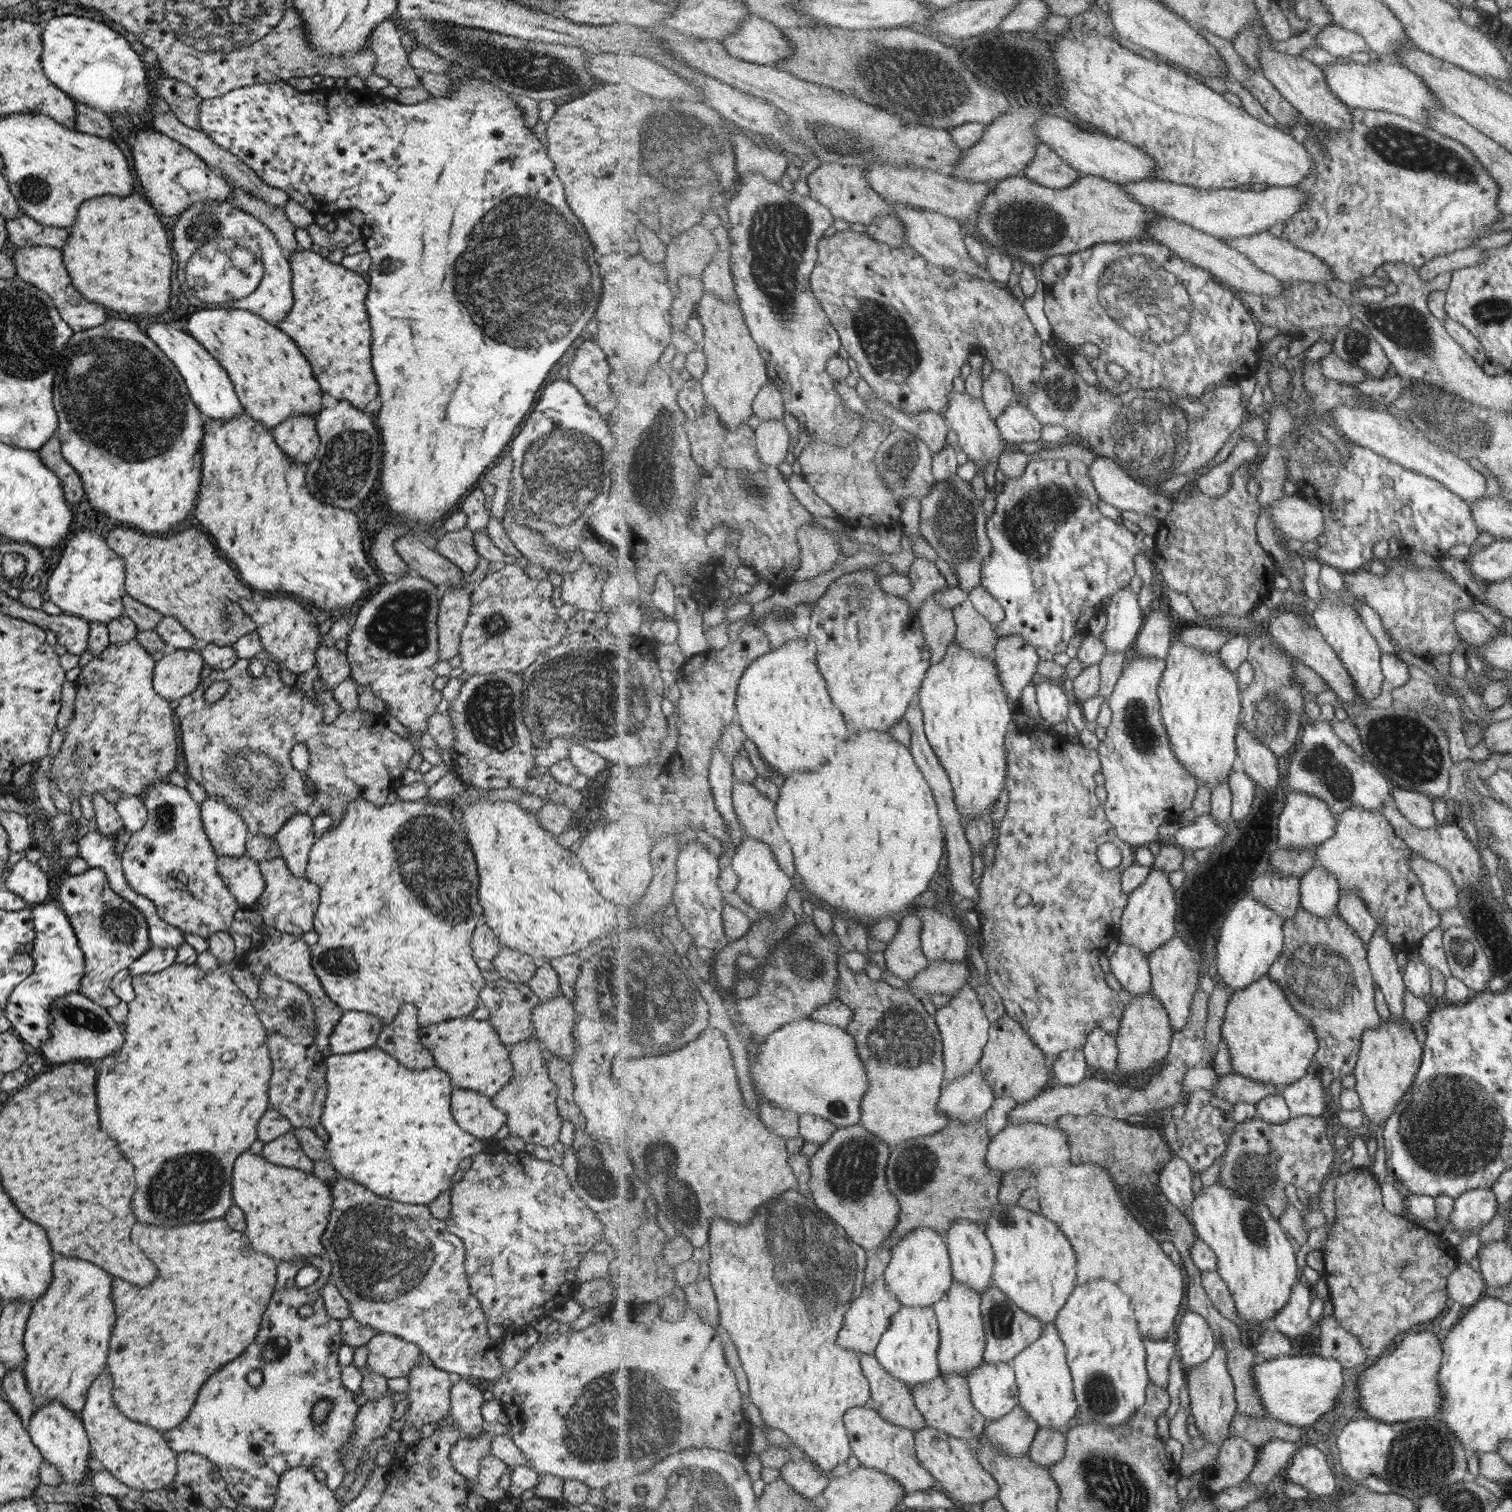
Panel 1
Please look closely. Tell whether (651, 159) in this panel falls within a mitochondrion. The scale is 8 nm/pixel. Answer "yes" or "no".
yes

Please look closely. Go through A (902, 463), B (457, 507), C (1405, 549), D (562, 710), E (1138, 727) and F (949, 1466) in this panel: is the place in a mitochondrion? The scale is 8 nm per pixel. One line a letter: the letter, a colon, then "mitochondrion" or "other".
A: mitochondrion
B: other
C: other
D: mitochondrion
E: mitochondrion
F: other

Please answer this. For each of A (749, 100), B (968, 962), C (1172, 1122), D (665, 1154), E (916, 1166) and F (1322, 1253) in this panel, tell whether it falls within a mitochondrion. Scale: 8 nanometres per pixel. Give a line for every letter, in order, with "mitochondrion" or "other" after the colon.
A: other
B: other
C: other
D: mitochondrion
E: mitochondrion
F: other

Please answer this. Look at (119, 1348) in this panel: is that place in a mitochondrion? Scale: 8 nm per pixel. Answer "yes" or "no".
no

